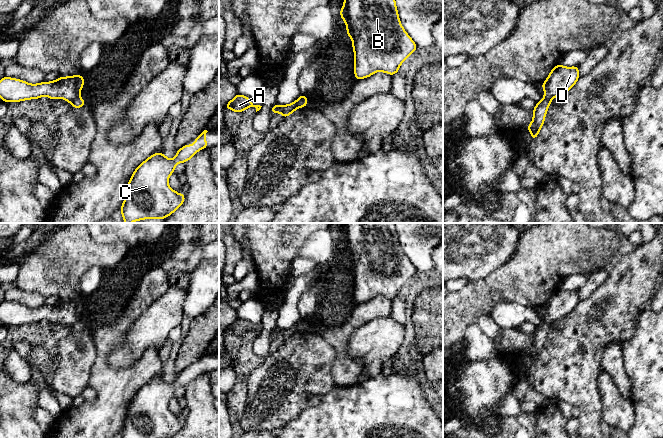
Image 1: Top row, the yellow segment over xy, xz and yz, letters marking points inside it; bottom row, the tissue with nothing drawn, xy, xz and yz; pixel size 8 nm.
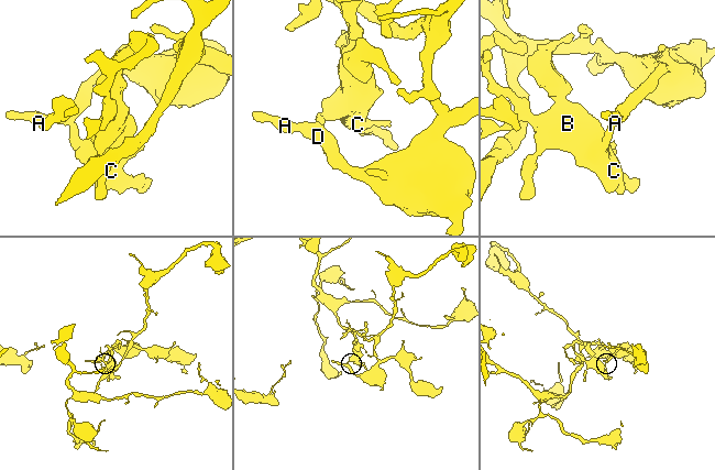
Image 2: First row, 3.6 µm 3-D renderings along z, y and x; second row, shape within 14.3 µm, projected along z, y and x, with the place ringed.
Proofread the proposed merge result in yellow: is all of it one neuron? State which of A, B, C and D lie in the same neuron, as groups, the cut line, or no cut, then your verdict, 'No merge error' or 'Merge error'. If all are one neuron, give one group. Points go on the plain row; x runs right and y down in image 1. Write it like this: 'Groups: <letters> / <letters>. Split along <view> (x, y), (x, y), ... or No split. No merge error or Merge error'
Groups: A D / B C. Split along xy (79, 319), (70, 326). Merge error

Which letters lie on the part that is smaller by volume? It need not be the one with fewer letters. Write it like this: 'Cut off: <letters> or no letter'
Cut off: B, C

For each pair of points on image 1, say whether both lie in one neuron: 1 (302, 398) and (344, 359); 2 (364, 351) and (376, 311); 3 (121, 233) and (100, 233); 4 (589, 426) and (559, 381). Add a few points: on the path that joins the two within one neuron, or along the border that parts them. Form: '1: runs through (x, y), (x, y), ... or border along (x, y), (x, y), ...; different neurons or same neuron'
1: border along (333, 349), (335, 354), (331, 375), (335, 386); different neurons
2: border along (390, 315), (373, 318), (359, 326), (354, 332); different neurons
3: runs through (116, 233), (105, 233); same neuron
4: runs through (589, 415), (589, 410), (570, 391); same neuron

